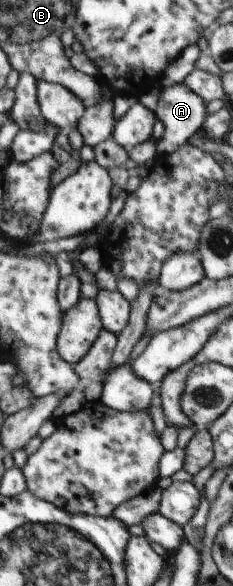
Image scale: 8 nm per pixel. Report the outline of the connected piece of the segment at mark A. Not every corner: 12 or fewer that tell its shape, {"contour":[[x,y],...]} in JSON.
{"contour":[[184,83],[161,87],[158,156],[203,128],[205,100]]}

